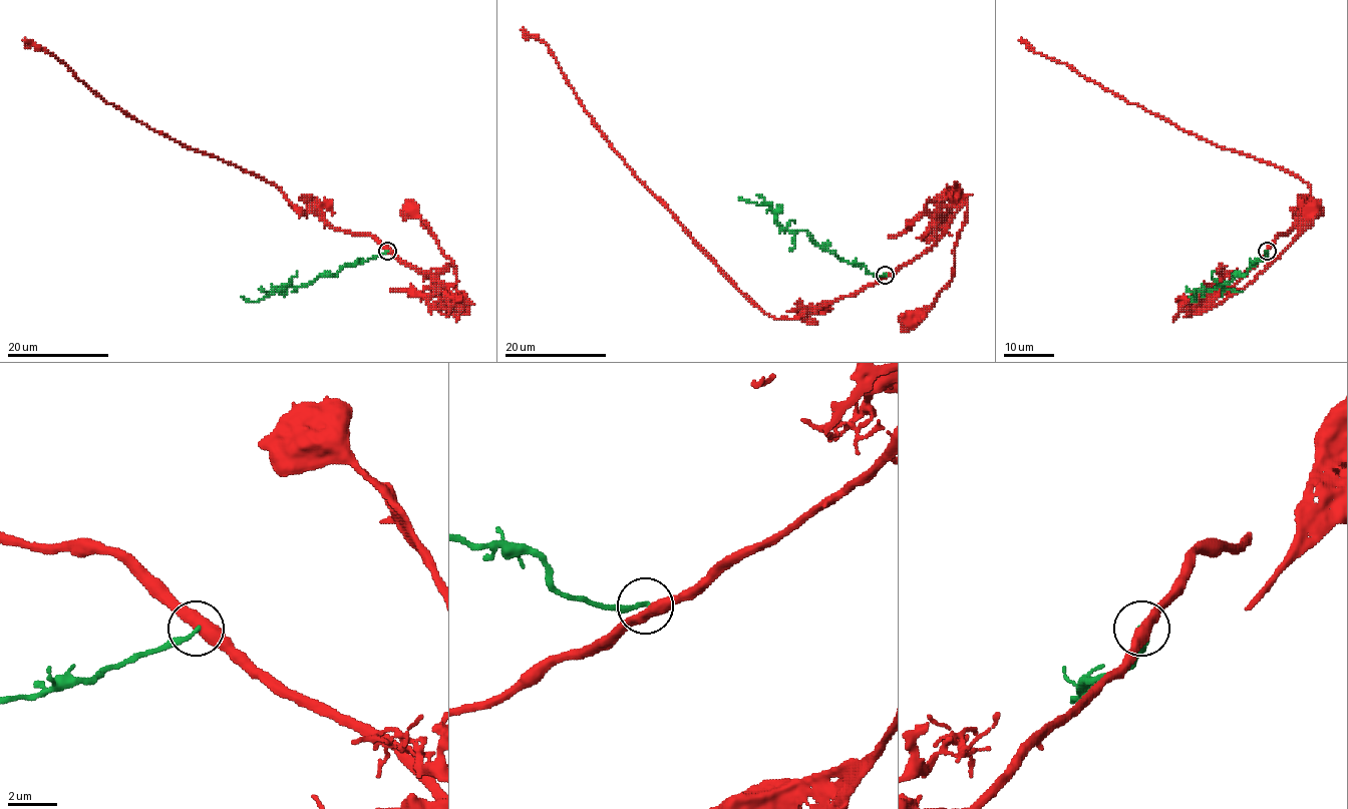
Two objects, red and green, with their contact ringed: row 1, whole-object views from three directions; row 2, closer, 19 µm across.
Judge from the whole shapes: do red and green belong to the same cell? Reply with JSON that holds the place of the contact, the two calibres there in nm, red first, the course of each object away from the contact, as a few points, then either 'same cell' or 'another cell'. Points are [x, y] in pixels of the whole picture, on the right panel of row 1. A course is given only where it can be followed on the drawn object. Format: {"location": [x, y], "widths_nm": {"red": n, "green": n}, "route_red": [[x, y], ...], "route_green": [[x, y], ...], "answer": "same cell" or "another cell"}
{"location": [1267, 251], "widths_nm": {"red": 480, "green": 200}, "route_red": [[1267, 250], [1247, 273], [1196, 315], [1245, 288], [1311, 224], [1312, 211]], "route_green": [[1267, 250], [1266, 257], [1256, 262], [1245, 274], [1212, 290], [1197, 292], [1195, 301], [1188, 296]], "answer": "another cell"}

